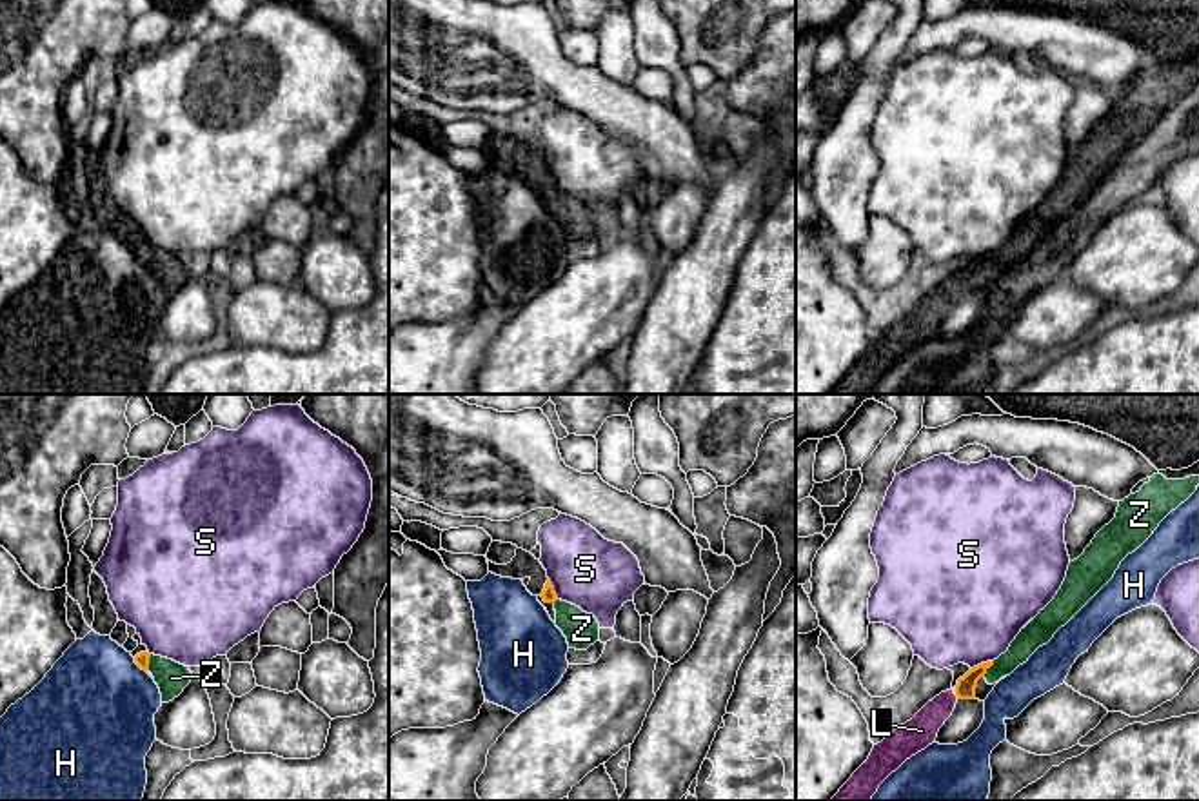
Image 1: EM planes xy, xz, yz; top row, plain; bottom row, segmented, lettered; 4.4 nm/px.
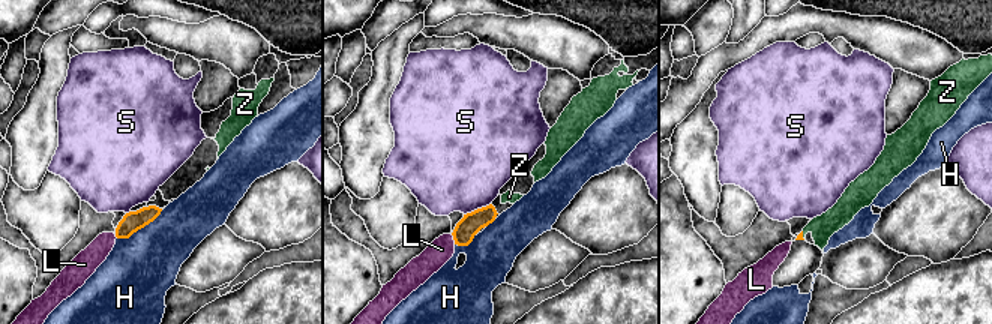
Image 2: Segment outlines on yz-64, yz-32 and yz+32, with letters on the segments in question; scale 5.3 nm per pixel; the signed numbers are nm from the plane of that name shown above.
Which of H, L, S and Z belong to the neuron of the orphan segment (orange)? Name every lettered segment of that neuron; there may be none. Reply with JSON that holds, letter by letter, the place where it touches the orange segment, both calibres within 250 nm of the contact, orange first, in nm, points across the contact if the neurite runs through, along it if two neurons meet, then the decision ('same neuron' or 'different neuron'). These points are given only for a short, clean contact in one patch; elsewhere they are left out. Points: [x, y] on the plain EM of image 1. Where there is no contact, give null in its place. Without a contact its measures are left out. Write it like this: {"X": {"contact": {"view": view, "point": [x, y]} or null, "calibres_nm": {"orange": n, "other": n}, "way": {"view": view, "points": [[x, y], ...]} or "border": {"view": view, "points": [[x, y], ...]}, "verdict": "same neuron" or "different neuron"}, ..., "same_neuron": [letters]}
{"H": {"contact": {"view": "xy", "point": [138, 258]}, "calibres_nm": {"orange": 60, "other": 500}, "border": {"view": "xy", "points": [[133, 251], [146, 266]]}, "verdict": "different neuron"}, "L": {"contact": {"view": "yz", "point": [956, 287]}, "calibres_nm": {"orange": 90, "other": 140}, "way": {"view": "yz", "points": [[965, 282], [956, 287], [921, 324]]}, "verdict": "same neuron"}, "S": {"contact": {"view": "yz", "point": [981, 257]}, "calibres_nm": {"orange": 90, "other": 480}, "border": {"view": "yz", "points": [[992, 253], [971, 262]]}, "verdict": "different neuron"}, "Z": {"contact": {"view": "yz", "point": [989, 260]}, "calibres_nm": {"orange": 90, "other": 110}, "way": {"view": "yz", "points": [[965, 282], [980, 264], [989, 260], [1001, 260], [1034, 227]]}, "verdict": "same neuron"}, "same_neuron": ["L", "Z"]}

